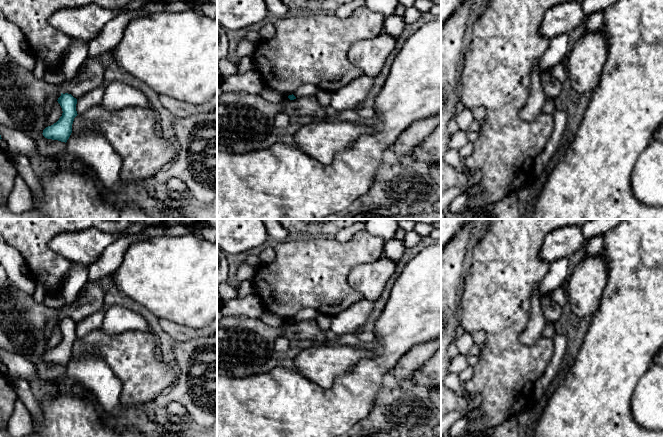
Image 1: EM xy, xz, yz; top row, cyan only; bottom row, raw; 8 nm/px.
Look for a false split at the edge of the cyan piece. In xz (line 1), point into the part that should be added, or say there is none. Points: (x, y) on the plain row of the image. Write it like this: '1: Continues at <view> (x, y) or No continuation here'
1: No continuation here

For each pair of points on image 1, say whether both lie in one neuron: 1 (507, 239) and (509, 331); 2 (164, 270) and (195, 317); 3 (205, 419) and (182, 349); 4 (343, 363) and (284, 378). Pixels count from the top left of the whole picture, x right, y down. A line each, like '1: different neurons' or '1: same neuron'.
1: same neuron
2: same neuron
3: same neuron
4: different neurons

